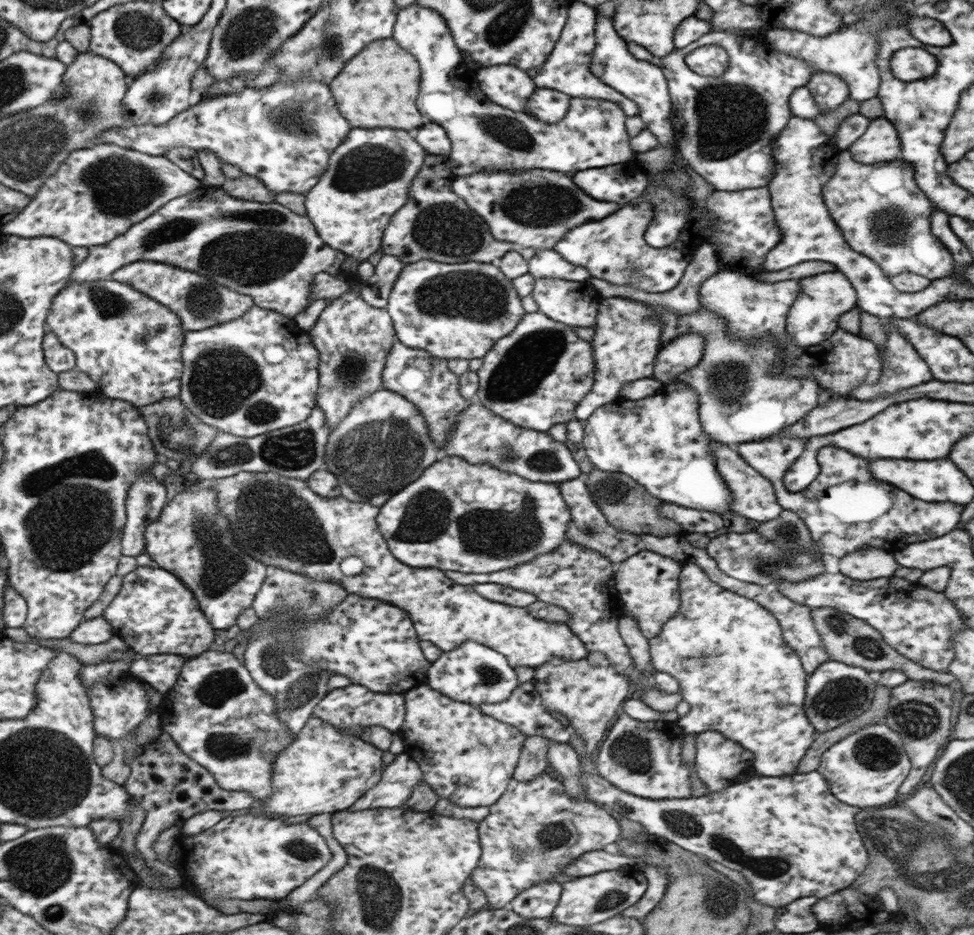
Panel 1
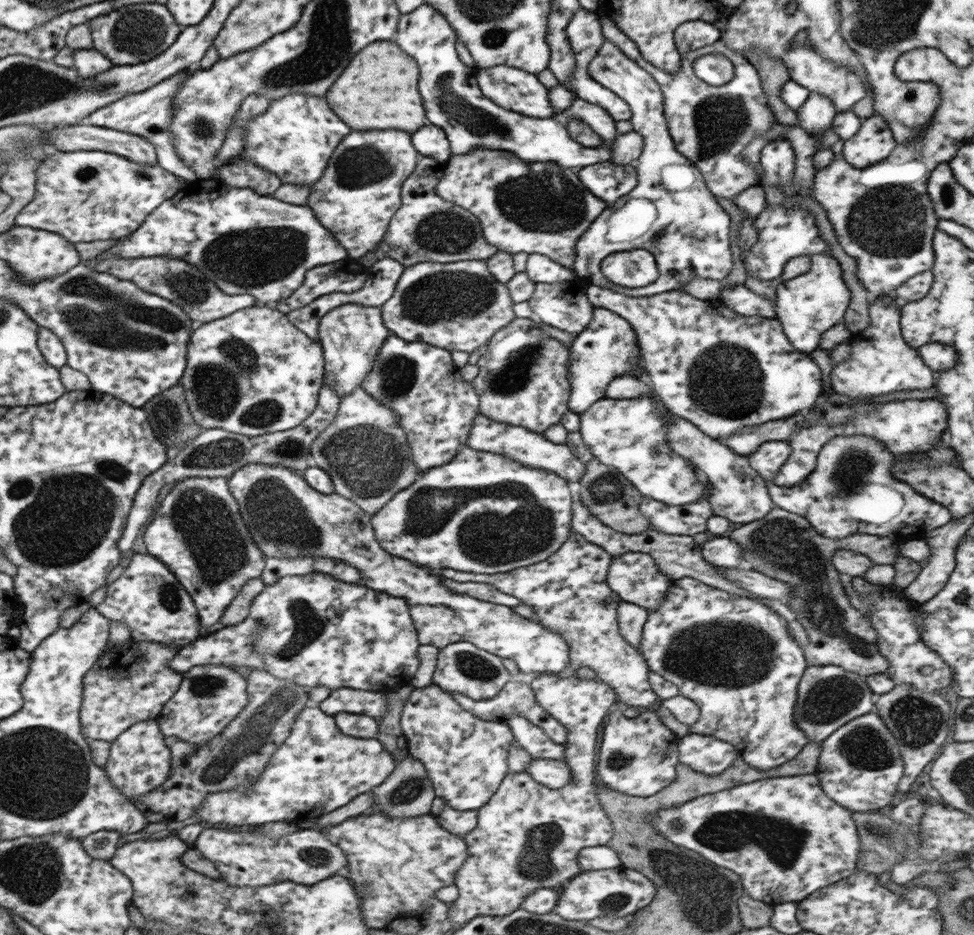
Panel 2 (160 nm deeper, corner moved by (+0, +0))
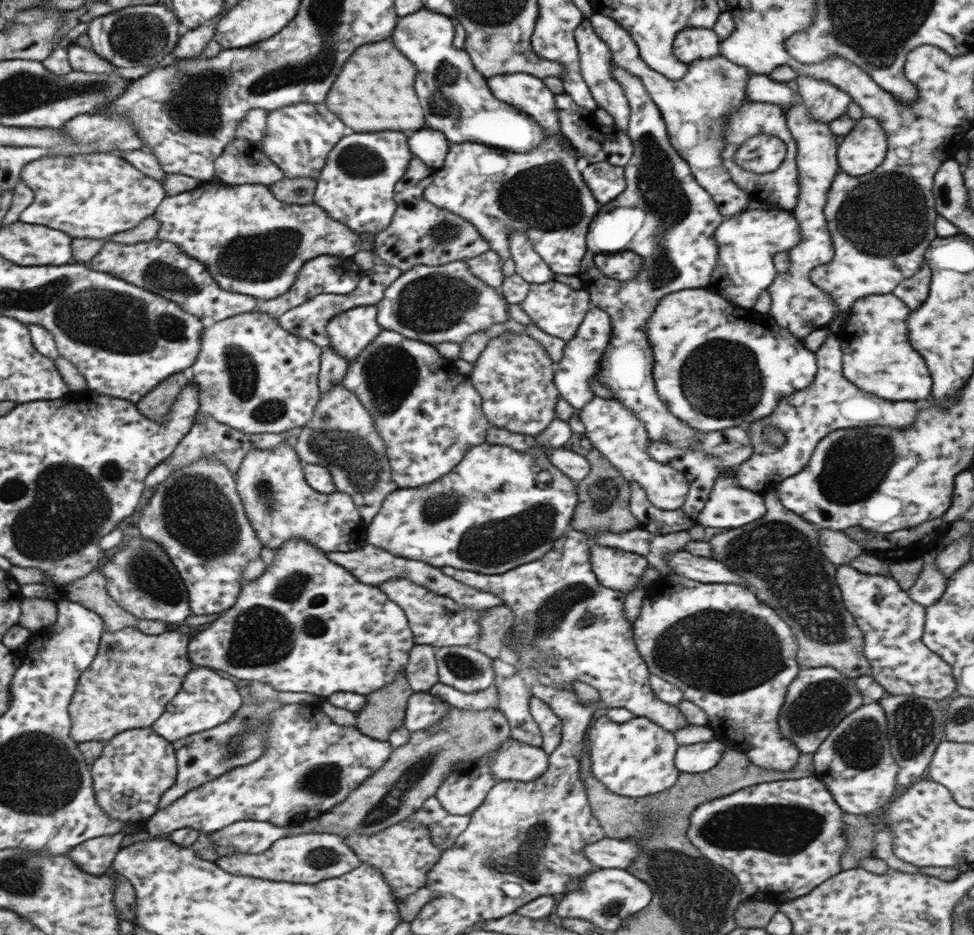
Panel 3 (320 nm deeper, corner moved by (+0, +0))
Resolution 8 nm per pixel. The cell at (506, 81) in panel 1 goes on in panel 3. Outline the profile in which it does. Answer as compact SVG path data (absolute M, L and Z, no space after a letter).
M521 72L493 76L485 79L485 82L497 100L523 111L542 128L545 138L541 140L541 146L527 152L495 152L483 150L481 144L451 143L441 168L434 171L431 182L424 188L423 198L433 206L452 212L472 224L501 261L510 256L508 234L520 230L525 233L532 249L543 259L551 272L566 276L575 275L586 253L586 232L591 219L598 211L599 203L593 198L580 171L575 167L576 156L559 142L563 137L555 112L554 94L541 83L541 79Z

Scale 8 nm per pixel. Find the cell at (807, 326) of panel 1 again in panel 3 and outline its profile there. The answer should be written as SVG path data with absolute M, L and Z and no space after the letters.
M801 103L791 105L785 115L786 127L797 145L795 166L797 167L799 192L791 213L798 226L798 241L788 250L787 272L777 273L775 280L768 285L766 291L771 299L768 313L781 328L786 328L794 337L801 340L809 332L825 327L825 324L831 322L837 314L836 304L830 299L830 296L820 288L813 286L808 277L811 270L819 269L819 266L828 263L834 255L822 211L832 178L840 168L836 163L838 146L827 123L812 120L810 112Z

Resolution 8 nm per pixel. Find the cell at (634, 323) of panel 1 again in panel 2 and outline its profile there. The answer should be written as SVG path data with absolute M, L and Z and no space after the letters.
M594 308L591 320L575 335L568 348L568 409L576 415L583 412L591 404L604 398L605 387L613 378L623 375L641 376L641 364L636 334L631 325L614 312Z

